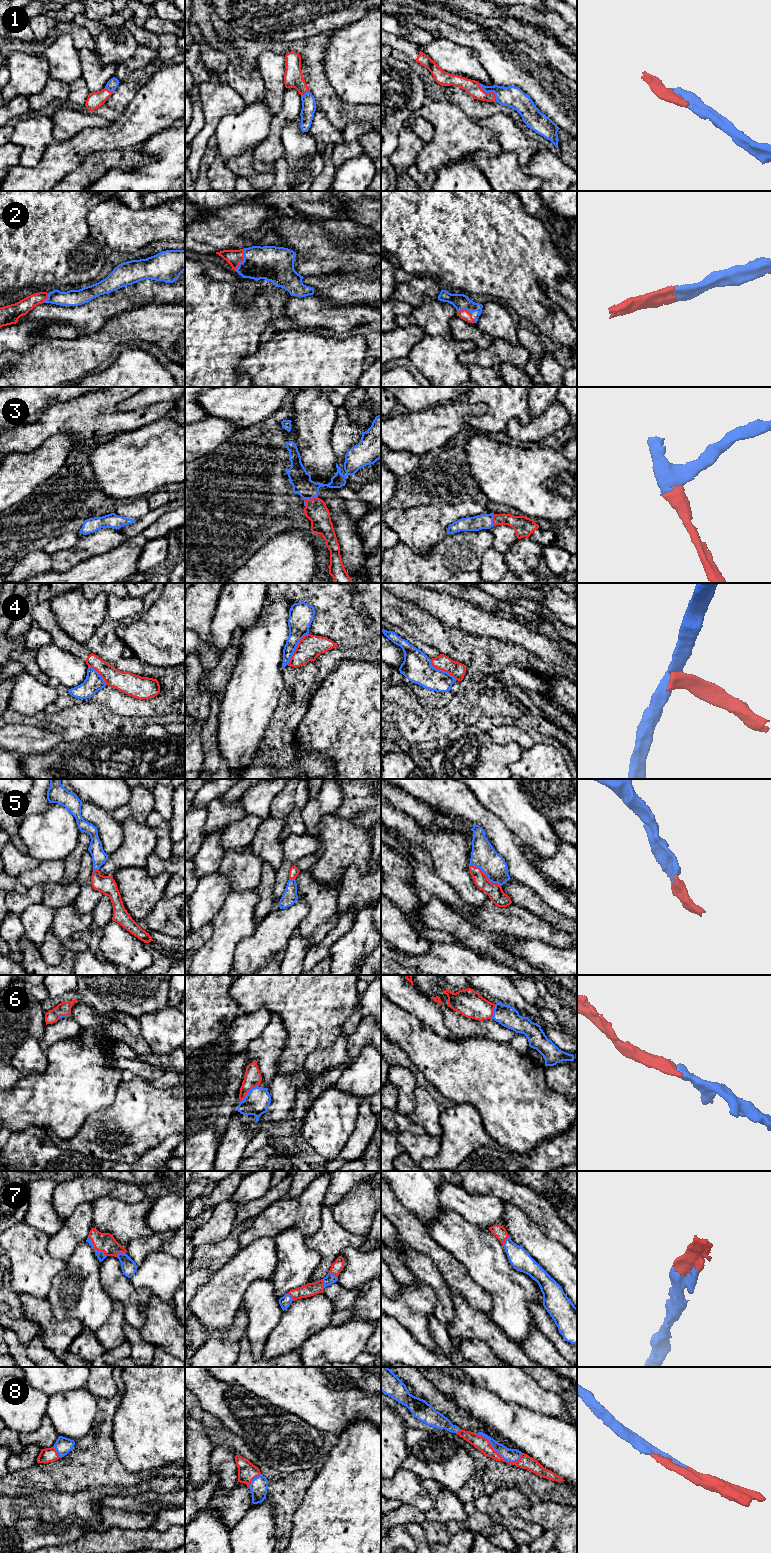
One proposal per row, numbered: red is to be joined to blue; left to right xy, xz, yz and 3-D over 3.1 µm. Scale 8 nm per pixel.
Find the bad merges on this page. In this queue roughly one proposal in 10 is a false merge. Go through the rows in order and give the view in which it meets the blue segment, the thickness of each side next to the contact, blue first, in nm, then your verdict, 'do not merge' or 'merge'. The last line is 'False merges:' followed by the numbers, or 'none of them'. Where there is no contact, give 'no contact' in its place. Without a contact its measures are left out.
1: meets blue in yz; 170 nm thick on the blue side, 120 nm on the other; merge
2: meets blue in xz; 280 nm thick on the blue side, 120 nm on the other; merge
3: meets blue in xz; 160 nm thick on the blue side, 180 nm on the other; merge
4: meets blue in xz; 190 nm thick on the blue side, 190 nm on the other; do not merge
5: meets blue in yz; 200 nm thick on the blue side, 120 nm on the other; merge
6: meets blue in xz; 200 nm thick on the blue side, 140 nm on the other; merge
7: meets blue in xy; 70 nm thick on the blue side, 150 nm on the other; merge
8: meets blue in yz; 110 nm thick on the blue side, 110 nm on the other; merge
False merges: 4

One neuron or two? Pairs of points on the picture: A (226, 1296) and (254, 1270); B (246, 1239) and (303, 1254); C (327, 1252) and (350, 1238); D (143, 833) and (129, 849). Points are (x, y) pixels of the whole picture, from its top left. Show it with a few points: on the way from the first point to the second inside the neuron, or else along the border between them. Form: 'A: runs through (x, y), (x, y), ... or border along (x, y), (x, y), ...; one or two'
A: runs through (233, 1289), (247, 1275); one
B: border along (297, 1228), (286, 1228), (274, 1237); two
C: runs through (333, 1246), (340, 1239), (344, 1239); one
D: runs through (139, 837), (133, 845); one

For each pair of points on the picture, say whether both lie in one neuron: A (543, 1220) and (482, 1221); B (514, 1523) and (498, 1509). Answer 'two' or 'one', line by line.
A: two
B: one

